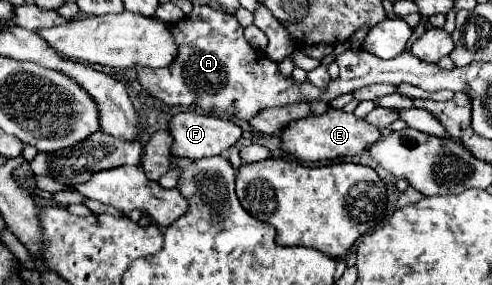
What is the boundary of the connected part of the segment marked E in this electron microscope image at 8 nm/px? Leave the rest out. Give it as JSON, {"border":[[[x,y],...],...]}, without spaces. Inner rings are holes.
{"border":[[[327,110],[321,116],[309,114],[307,118],[289,124],[285,132],[281,132],[281,148],[303,162],[321,162],[321,160],[335,160],[335,158],[353,158],[365,152],[365,148],[381,138],[381,132],[353,114],[345,114],[343,110]]]}

